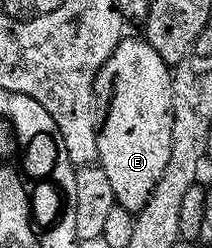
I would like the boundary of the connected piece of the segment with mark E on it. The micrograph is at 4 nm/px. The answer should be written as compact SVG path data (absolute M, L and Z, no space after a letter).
M124 37L113 49L113 53L101 65L95 78L95 94L93 110L97 120L97 166L109 177L109 185L113 188L116 204L126 211L138 213L149 201L157 181L161 181L161 173L165 173L165 165L169 165L169 149L171 148L171 130L173 129L173 93L171 92L172 68L161 61L157 51L147 43L146 38L130 39Z

